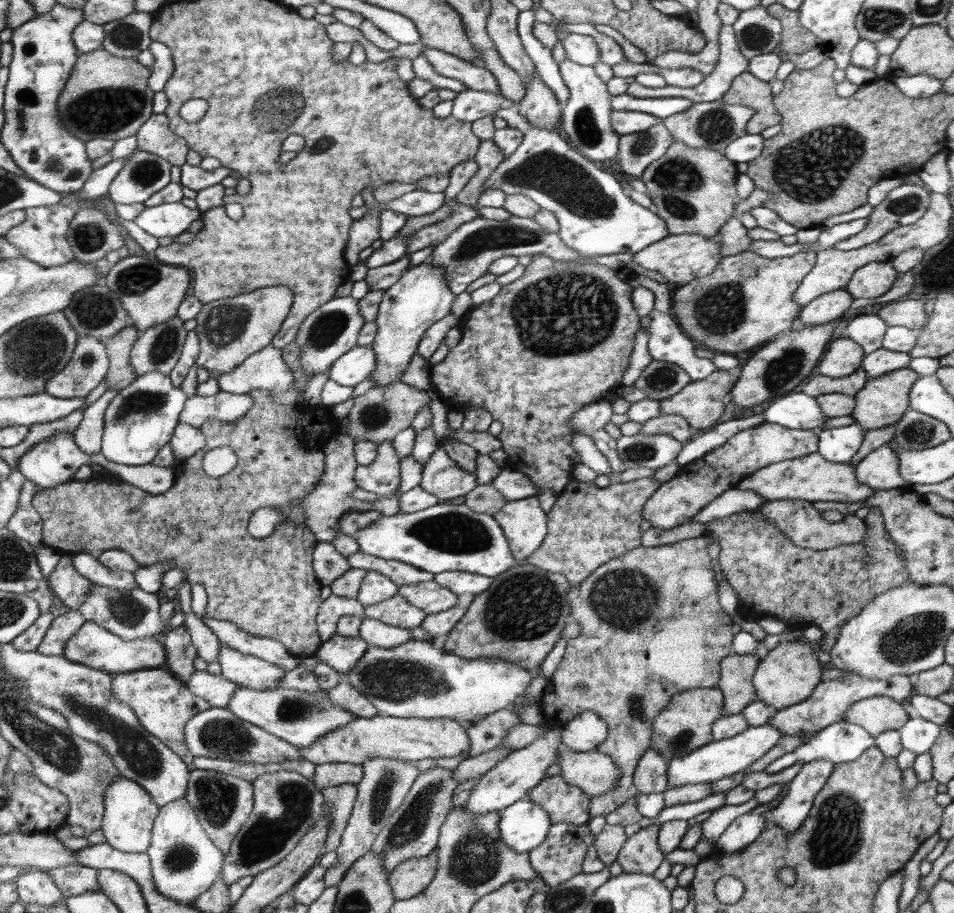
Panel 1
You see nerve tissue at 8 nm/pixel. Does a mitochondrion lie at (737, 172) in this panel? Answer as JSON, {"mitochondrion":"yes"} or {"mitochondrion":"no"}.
{"mitochondrion":"no"}

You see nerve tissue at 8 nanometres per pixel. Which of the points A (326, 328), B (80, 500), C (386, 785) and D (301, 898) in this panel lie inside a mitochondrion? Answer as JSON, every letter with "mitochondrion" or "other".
{"A":"mitochondrion","B":"other","C":"mitochondrion","D":"other"}

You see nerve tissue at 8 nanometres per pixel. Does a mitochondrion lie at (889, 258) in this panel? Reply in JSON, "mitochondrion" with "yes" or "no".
{"mitochondrion":"no"}

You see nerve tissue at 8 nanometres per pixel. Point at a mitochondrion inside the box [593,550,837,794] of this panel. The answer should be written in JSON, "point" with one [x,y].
{"point":[682,741]}

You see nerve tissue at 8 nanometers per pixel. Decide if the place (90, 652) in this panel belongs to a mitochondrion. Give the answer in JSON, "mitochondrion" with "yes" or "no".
{"mitochondrion":"yes"}

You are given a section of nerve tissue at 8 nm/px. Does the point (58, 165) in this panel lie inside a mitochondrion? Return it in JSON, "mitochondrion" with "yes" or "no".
{"mitochondrion":"yes"}

